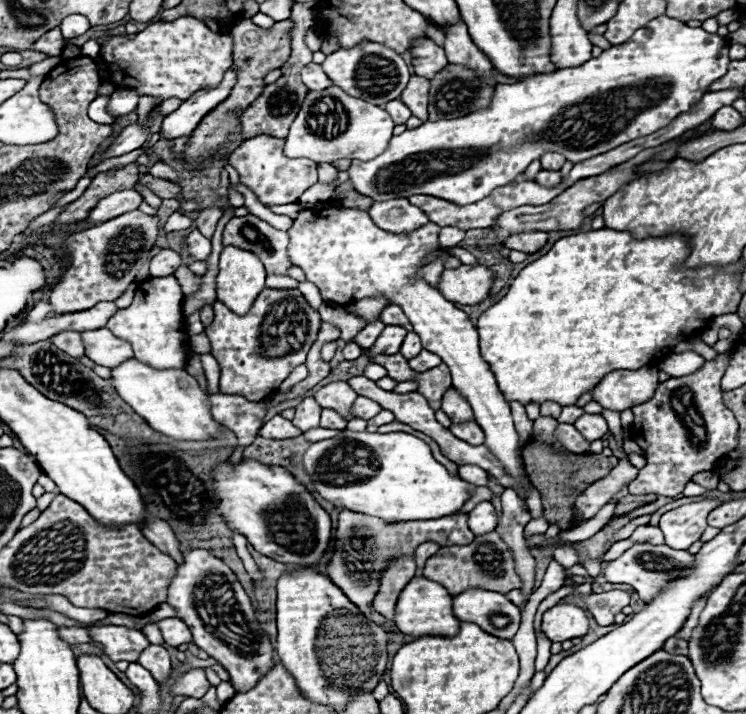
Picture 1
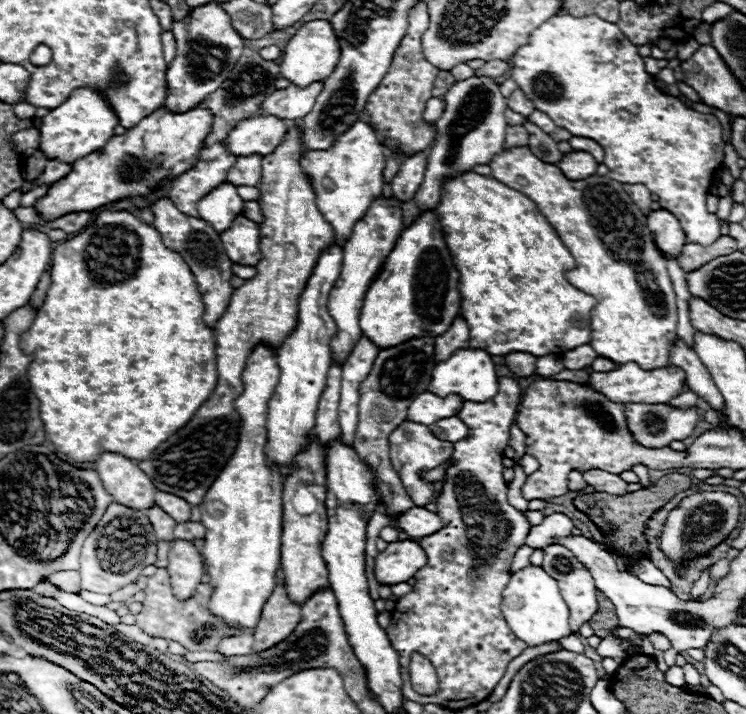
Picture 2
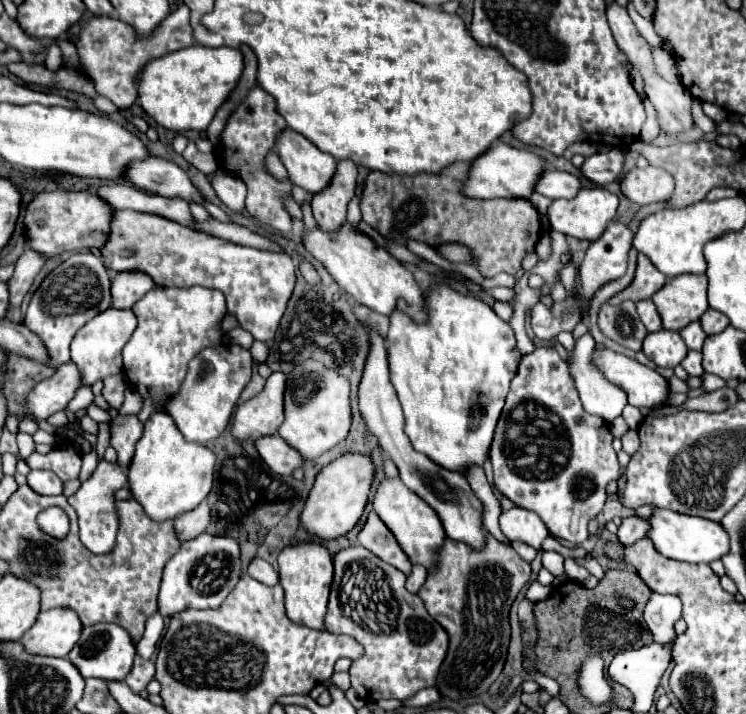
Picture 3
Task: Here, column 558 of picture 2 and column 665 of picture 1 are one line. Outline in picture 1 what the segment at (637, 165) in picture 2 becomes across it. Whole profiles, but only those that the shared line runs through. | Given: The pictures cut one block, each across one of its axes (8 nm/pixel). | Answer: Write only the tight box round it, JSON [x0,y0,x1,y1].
[348,16,730,206]

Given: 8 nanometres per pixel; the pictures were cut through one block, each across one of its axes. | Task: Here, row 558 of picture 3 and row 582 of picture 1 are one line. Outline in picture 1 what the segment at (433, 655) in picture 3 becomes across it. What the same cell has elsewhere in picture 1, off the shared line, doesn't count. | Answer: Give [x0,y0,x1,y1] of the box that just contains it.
[326,510,474,612]

